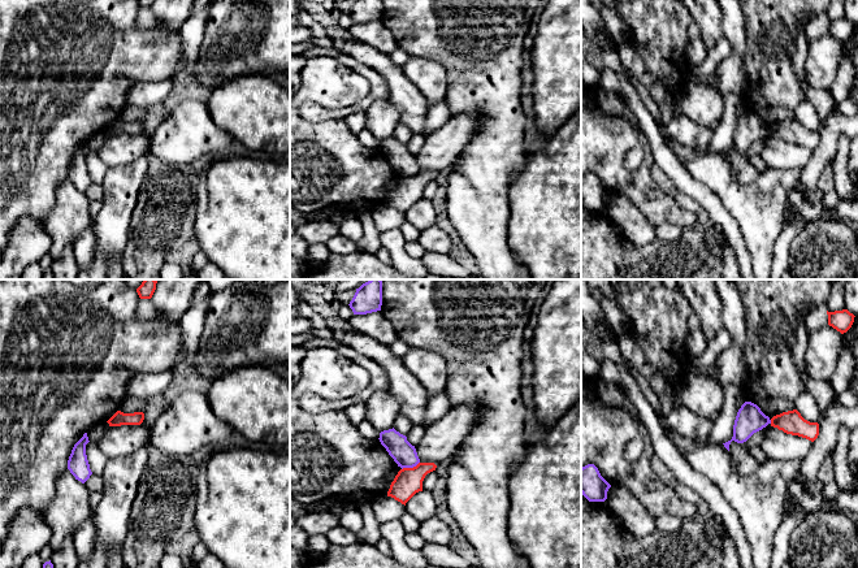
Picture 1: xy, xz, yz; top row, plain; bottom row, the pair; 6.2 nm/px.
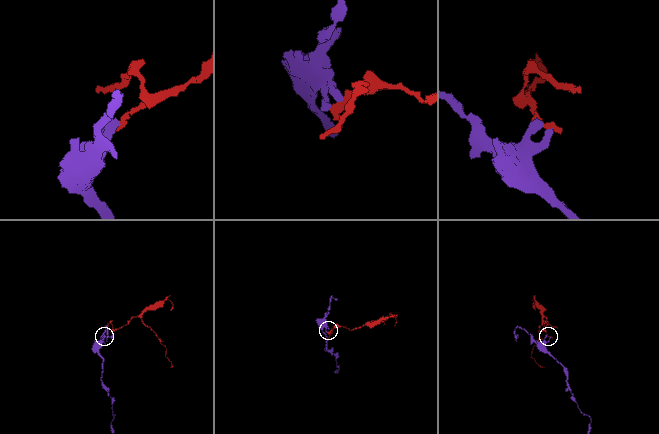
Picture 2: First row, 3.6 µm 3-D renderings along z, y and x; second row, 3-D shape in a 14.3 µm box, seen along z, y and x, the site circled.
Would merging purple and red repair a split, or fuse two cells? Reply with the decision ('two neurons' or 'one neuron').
two neurons

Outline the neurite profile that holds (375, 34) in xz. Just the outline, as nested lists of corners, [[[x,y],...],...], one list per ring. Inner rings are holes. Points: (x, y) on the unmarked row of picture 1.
[[[381,19],[367,23],[352,23],[348,31],[352,39],[368,44],[384,55],[389,56],[398,48],[396,40]]]

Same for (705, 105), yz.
[[[686,83],[679,100],[679,109],[697,125],[718,125],[724,113],[724,97],[715,86]]]

